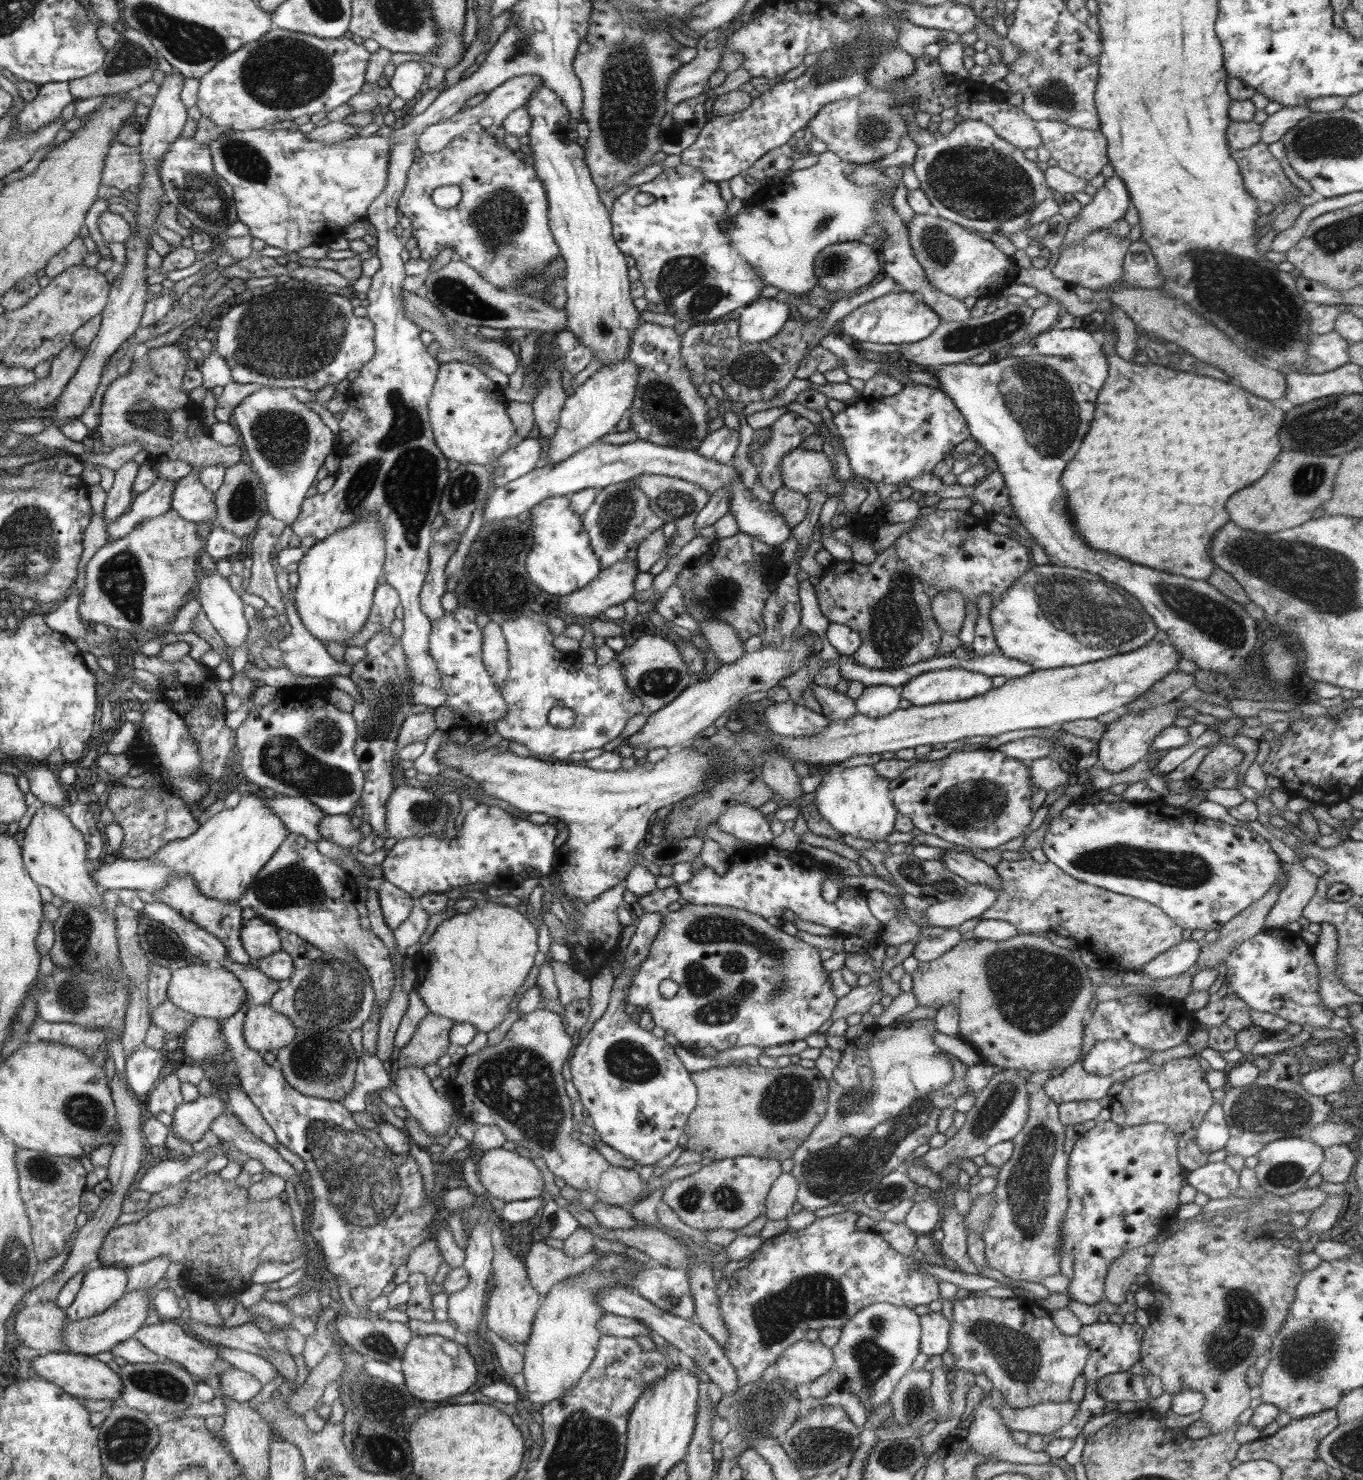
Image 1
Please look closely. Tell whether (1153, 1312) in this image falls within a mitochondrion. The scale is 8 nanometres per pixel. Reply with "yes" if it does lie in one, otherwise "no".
no

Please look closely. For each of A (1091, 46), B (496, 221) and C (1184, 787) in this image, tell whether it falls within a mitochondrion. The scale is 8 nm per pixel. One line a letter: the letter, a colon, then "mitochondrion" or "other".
A: other
B: mitochondrion
C: other

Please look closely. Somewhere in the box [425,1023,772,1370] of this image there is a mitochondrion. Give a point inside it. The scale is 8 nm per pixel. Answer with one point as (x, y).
(538, 1113)

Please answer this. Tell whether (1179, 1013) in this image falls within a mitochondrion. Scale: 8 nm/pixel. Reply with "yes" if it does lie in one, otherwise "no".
no

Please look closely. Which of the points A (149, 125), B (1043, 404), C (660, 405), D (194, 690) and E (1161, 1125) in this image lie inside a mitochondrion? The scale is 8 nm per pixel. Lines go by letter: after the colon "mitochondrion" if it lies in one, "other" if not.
A: other
B: mitochondrion
C: mitochondrion
D: other
E: other

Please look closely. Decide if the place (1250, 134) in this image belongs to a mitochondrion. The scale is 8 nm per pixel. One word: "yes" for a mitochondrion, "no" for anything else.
no

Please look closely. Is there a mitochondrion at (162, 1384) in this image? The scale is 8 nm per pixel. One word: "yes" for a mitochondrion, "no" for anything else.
yes

